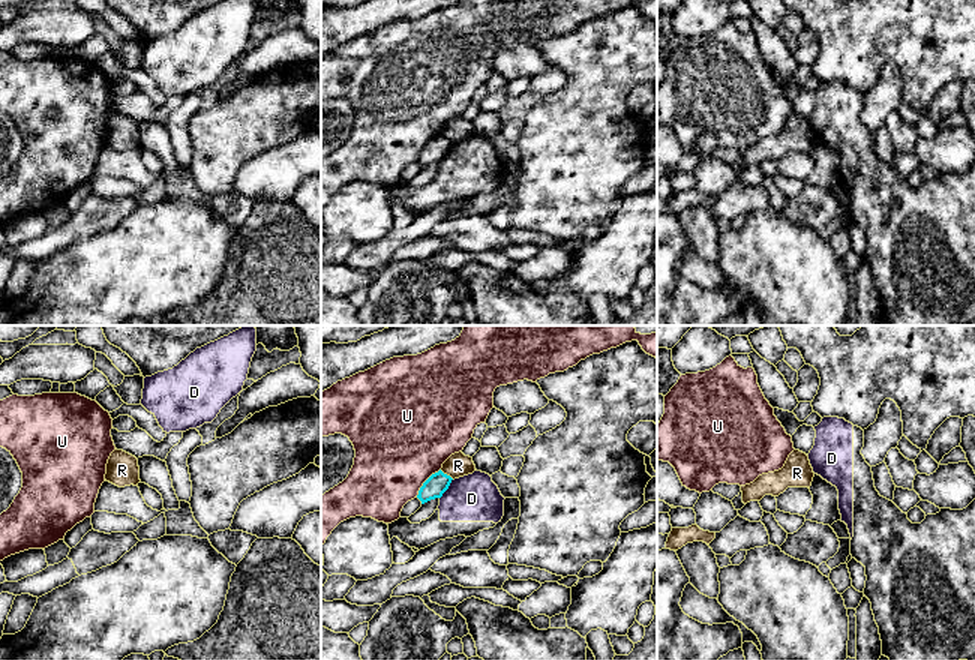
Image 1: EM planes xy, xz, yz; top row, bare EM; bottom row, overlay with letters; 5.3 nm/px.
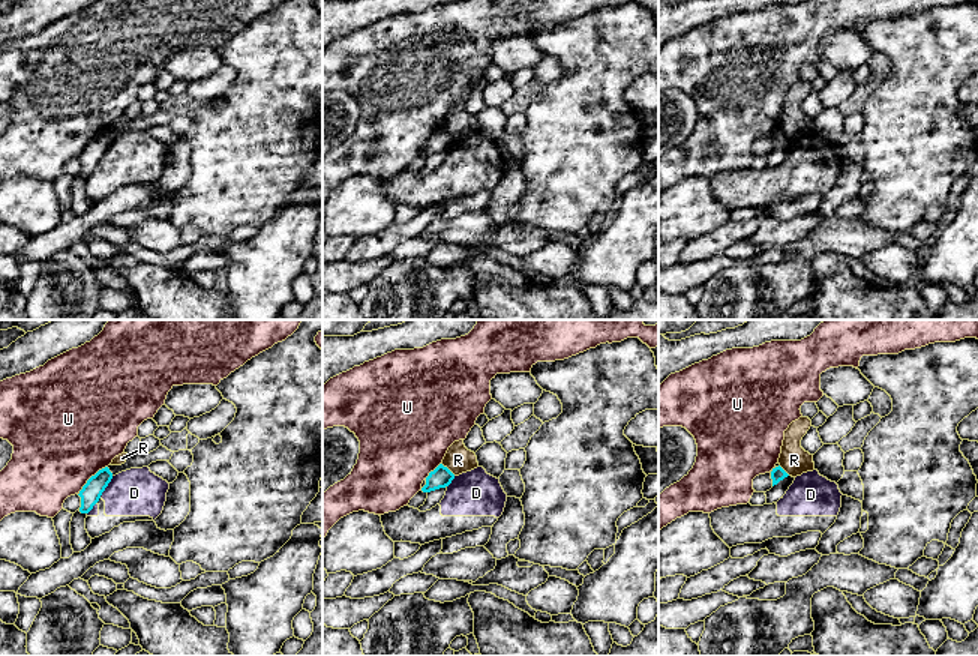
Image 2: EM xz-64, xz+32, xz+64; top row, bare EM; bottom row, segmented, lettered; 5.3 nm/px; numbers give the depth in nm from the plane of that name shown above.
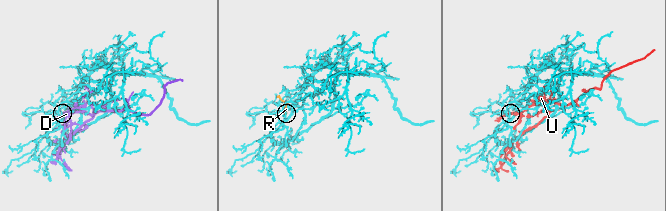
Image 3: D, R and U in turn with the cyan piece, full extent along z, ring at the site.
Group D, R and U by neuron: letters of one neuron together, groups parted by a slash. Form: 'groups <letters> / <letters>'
groups D / R / U

